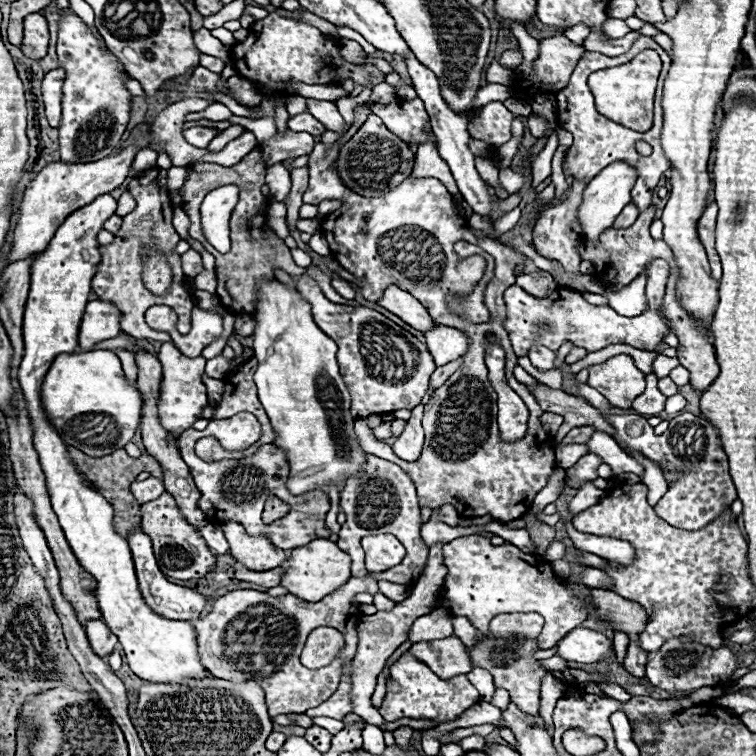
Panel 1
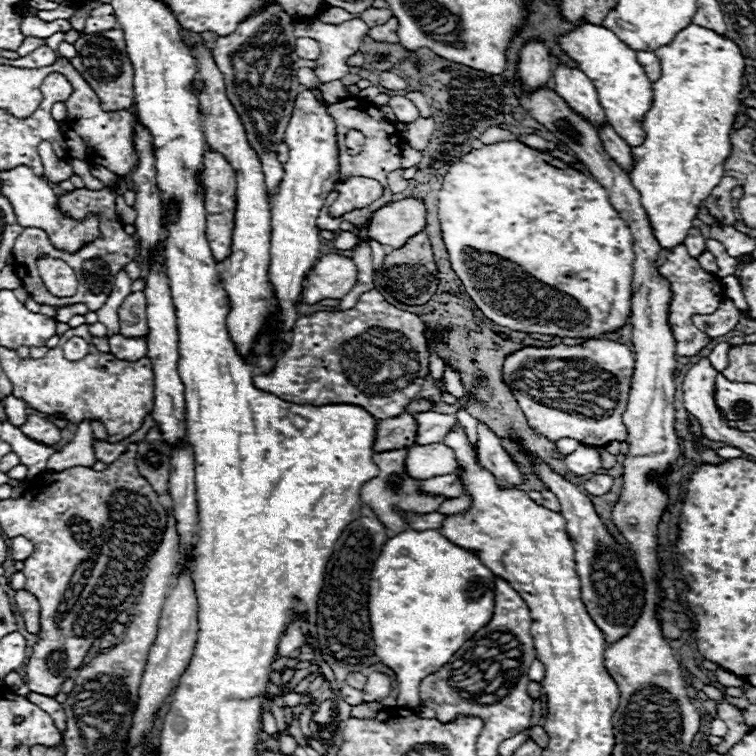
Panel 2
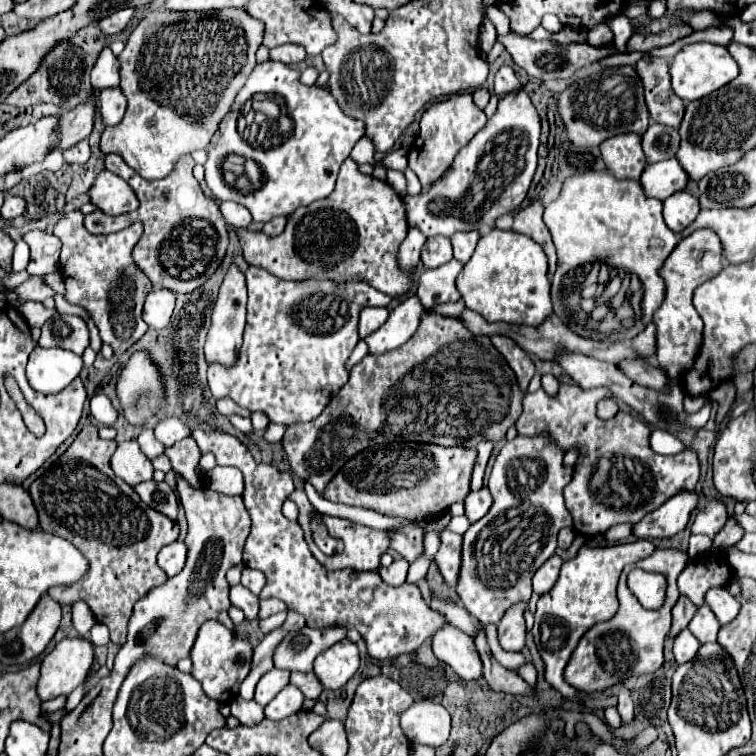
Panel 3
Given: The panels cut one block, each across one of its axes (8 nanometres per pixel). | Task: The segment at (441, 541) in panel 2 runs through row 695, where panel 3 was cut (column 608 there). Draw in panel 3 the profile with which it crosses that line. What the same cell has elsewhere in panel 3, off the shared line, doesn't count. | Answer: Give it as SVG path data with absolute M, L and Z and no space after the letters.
M604 398L598 402L598 416L600 418L612 418L618 412L618 404L612 398Z

